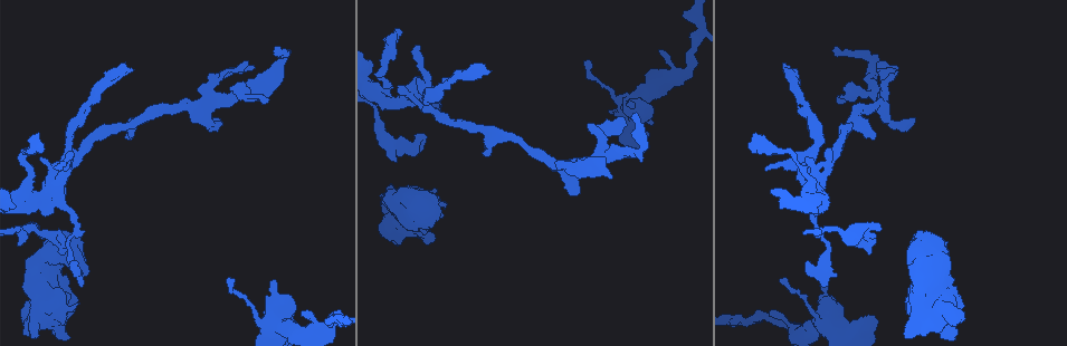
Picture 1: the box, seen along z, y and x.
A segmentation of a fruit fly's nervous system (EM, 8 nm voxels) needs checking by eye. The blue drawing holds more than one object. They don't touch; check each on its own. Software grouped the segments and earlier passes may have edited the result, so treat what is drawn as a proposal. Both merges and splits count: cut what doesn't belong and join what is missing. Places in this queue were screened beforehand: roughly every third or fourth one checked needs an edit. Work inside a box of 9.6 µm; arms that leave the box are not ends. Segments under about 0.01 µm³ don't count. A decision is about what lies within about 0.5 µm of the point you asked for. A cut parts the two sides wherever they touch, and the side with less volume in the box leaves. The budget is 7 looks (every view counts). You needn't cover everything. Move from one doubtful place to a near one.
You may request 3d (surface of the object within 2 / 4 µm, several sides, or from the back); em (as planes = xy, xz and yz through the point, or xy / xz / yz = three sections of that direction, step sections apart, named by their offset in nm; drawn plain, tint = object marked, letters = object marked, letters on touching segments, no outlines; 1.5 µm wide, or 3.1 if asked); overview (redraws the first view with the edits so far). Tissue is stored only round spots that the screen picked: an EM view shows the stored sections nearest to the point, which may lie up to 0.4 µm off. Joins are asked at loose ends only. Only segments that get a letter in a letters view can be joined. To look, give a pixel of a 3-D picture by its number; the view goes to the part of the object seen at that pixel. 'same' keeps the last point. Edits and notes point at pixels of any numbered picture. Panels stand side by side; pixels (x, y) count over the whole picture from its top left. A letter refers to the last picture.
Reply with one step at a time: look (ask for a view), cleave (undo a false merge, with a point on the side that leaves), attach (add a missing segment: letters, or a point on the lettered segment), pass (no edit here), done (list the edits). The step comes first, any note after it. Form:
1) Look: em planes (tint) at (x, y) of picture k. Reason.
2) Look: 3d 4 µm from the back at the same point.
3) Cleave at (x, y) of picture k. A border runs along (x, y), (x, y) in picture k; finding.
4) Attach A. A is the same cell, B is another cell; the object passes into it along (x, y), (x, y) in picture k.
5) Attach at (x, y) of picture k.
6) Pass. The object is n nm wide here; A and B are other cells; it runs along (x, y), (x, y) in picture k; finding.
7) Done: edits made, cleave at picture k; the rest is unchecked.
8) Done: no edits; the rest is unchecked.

Look: 3d 4 µm at (816, 200) of picture 1. Thick turns thin.

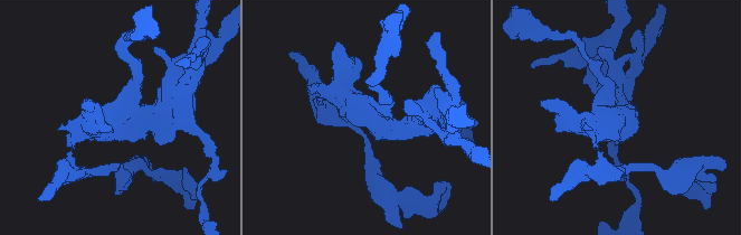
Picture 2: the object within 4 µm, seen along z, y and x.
Look: em planes (plain) at (116, 117) of picture 2.

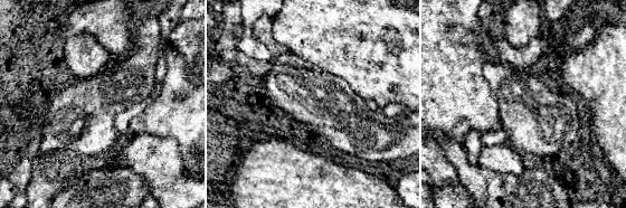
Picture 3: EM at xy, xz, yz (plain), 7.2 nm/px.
Look: em planes (letters) at the same point.

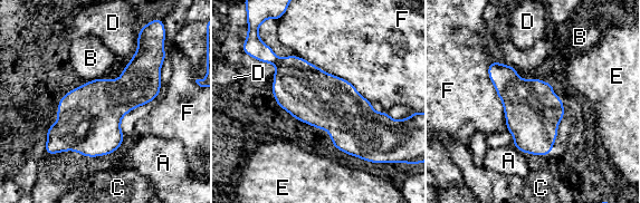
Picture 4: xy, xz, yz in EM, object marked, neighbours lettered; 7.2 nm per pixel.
Pass. The longest contact is with F, 650 nm; A, B, C, D, E and F are other cells; a border runs along (295, 55), (346, 79), (371, 103) in picture 4; continuous, no second neuron.

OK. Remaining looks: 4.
Look: 3d 4 µm from the back at (42, 146) of picture 1. End of a long branch.

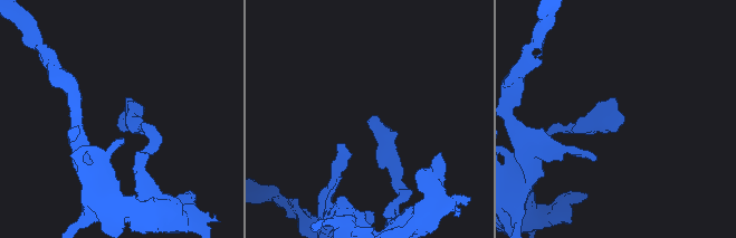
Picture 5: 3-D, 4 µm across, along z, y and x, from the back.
Look: em yz step 8 (tint) at (118, 118) of picture 5. Shape alone is not enough.

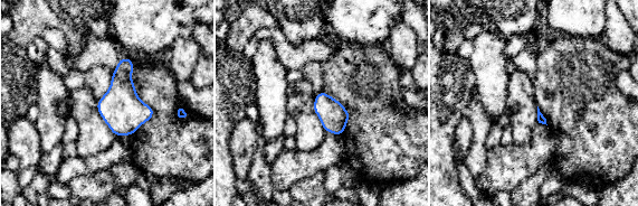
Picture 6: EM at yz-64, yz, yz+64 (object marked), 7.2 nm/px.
Look: em planes (letters) at the same point.

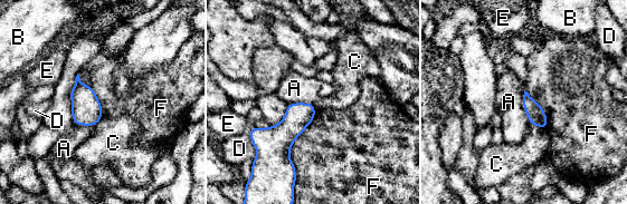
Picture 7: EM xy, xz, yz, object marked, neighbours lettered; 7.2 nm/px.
Pass. The object is 130 nm wide here; A, B, C, D, E and F are other cells; a border runs along (524, 90), (523, 109), (529, 123) in picture 7; none of them fits.

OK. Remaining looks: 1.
Done: no edits; the rest is unchecked.

